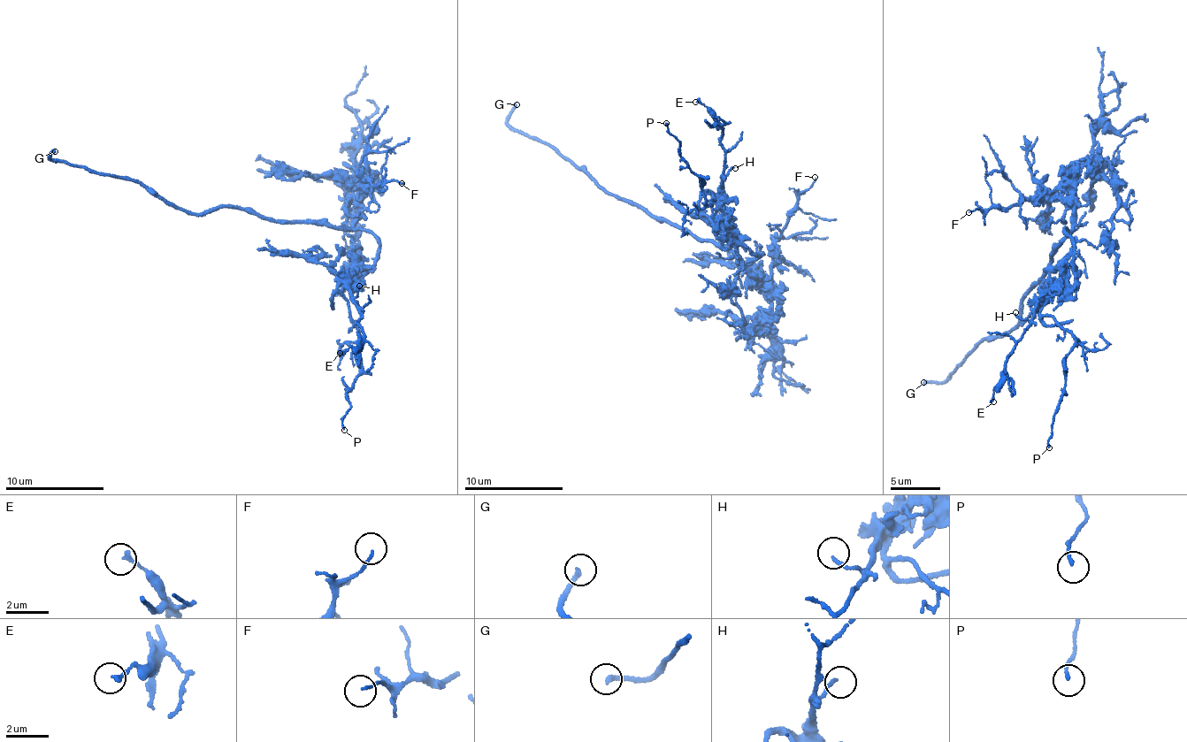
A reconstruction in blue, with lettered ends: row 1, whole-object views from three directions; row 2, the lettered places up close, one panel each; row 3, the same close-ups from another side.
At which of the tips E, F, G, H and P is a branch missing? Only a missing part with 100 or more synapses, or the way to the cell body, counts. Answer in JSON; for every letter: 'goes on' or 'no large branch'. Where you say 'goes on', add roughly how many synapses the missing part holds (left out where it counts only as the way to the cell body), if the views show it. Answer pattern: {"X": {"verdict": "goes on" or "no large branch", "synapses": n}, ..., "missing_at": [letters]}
{"E": {"verdict": "no large branch"}, "F": {"verdict": "no large branch"}, "G": {"verdict": "goes on"}, "H": {"verdict": "no large branch"}, "P": {"verdict": "no large branch"}, "missing_at": ["G"]}

